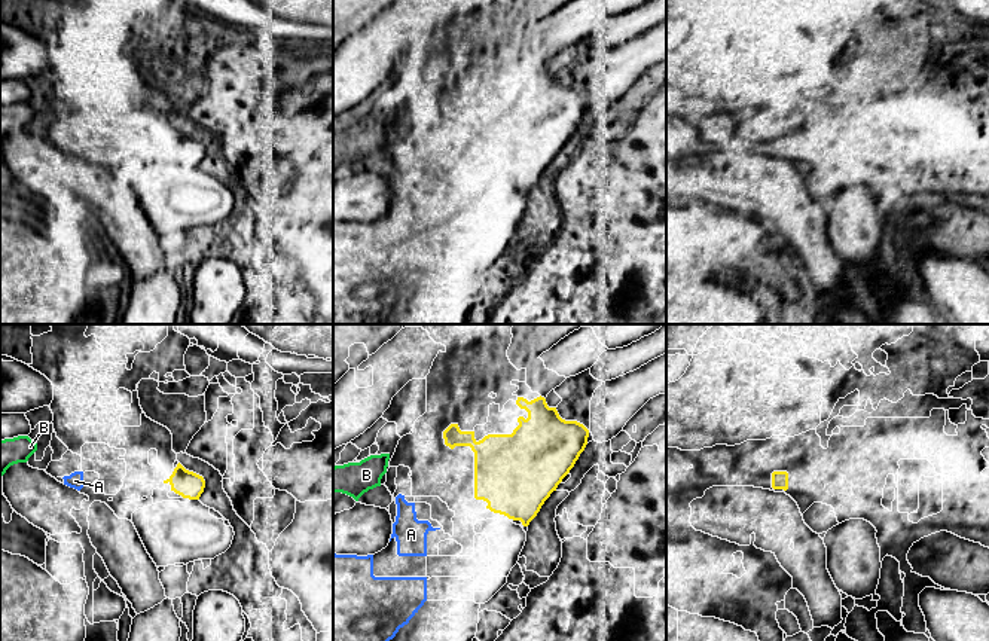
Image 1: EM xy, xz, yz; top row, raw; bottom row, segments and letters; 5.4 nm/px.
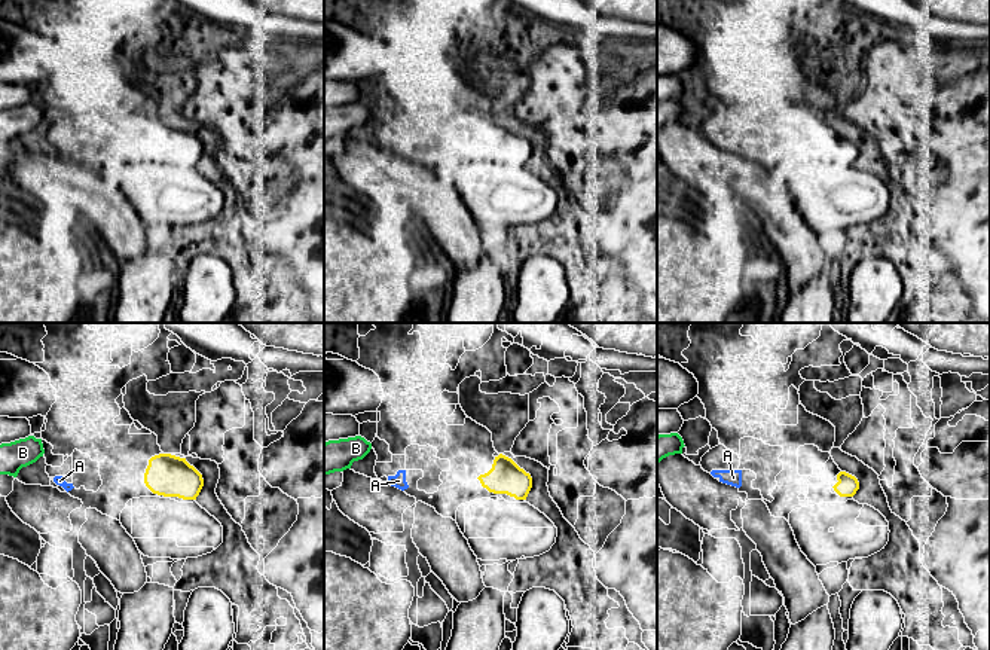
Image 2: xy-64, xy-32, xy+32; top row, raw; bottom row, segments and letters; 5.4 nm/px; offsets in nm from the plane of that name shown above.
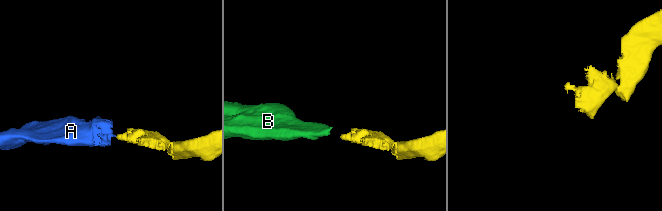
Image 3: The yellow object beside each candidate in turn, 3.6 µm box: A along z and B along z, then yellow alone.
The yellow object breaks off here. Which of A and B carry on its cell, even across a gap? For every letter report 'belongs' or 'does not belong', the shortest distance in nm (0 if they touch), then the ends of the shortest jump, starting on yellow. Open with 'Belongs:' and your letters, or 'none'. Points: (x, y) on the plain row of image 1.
Belongs: A
A: belongs; gap 260 nm; span xz (475, 164), (439, 195)
B: does not belong; gap 300 nm; span xz (443, 104), (388, 121)

